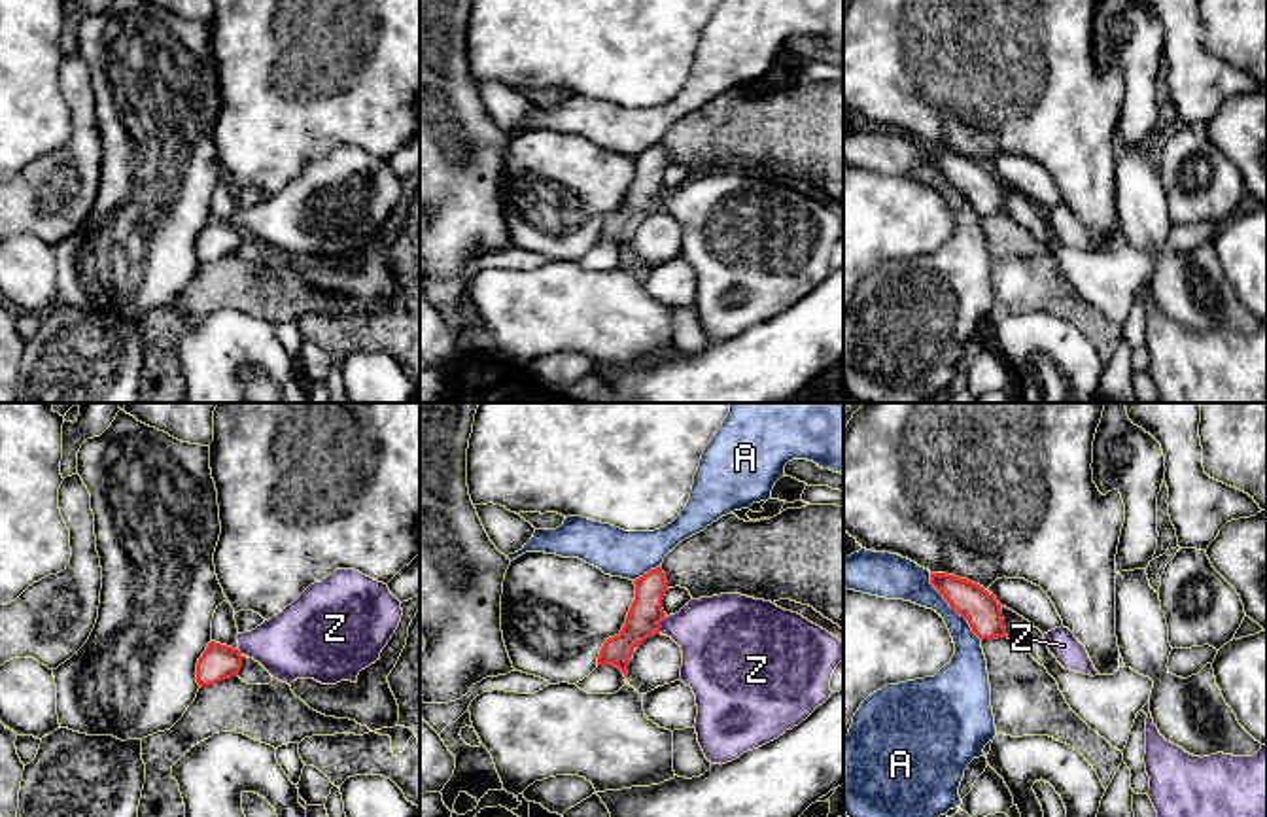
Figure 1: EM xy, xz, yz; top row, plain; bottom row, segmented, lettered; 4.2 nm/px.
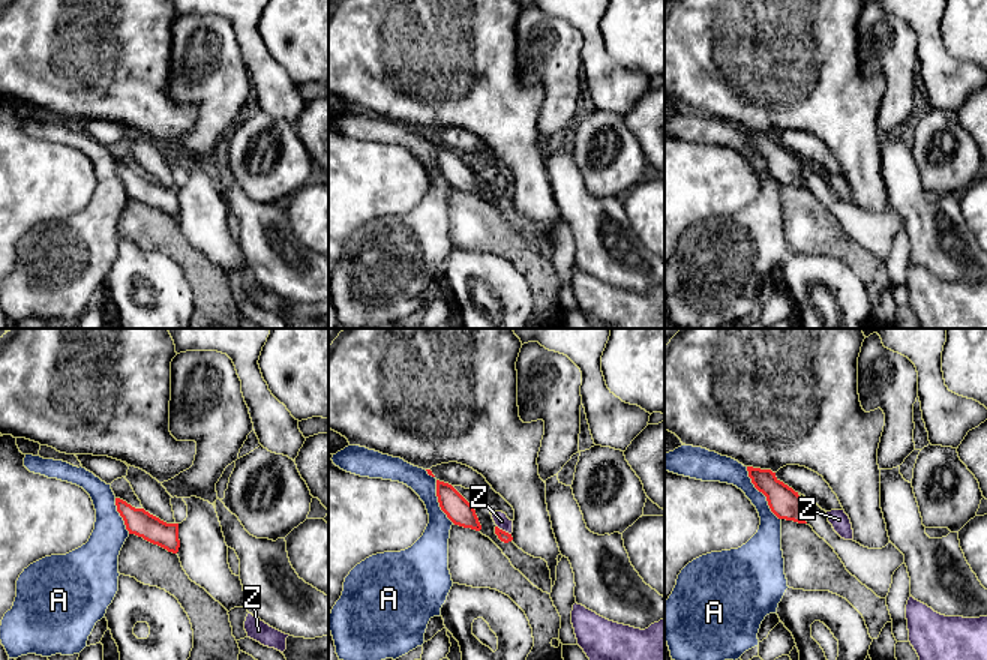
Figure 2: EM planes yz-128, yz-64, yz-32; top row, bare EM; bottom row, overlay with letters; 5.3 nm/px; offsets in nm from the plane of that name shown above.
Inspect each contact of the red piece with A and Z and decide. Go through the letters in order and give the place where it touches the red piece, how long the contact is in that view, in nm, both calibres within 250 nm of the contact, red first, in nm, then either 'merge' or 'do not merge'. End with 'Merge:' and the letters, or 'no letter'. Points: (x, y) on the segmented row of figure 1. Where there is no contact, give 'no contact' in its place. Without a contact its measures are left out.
A: yz (952, 608) | 360 nm | 150/180 nm | do not merge
Z: xz (659, 625) | 90 nm | 150/320 nm | do not merge
Merge: no letter

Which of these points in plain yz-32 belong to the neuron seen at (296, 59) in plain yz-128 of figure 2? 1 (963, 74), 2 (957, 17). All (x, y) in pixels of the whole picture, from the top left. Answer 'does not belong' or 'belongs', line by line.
1: does not belong
2: belongs

